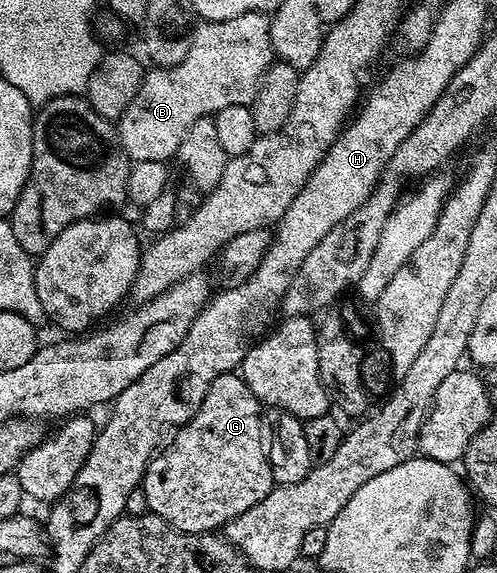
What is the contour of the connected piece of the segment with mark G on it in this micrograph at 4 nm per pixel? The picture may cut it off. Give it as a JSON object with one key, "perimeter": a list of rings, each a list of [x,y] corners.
{"perimeter":[[[230,372],[214,379],[194,419],[171,434],[170,440],[153,456],[144,472],[142,488],[149,510],[183,533],[210,533],[242,515],[242,511],[250,511],[254,503],[266,499],[274,482],[271,464],[262,447],[262,425],[262,402],[250,387],[246,387],[243,376]]]}

